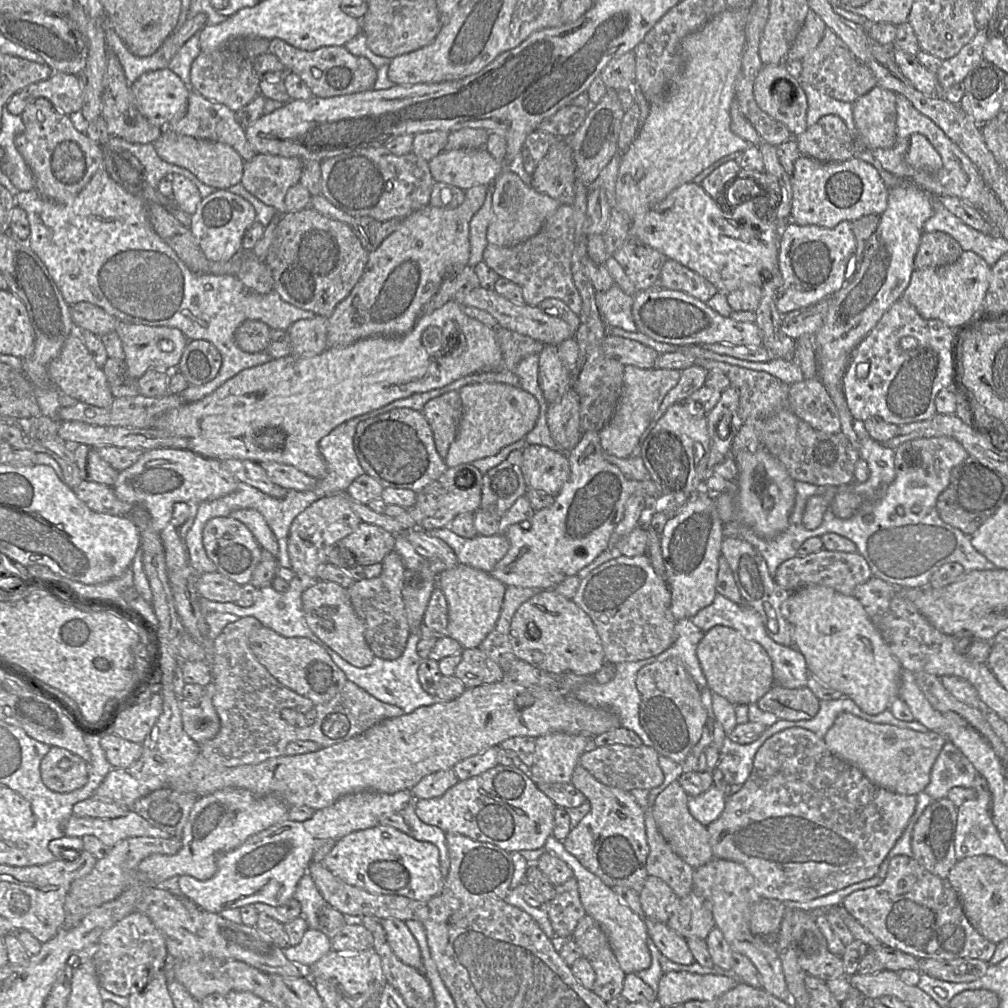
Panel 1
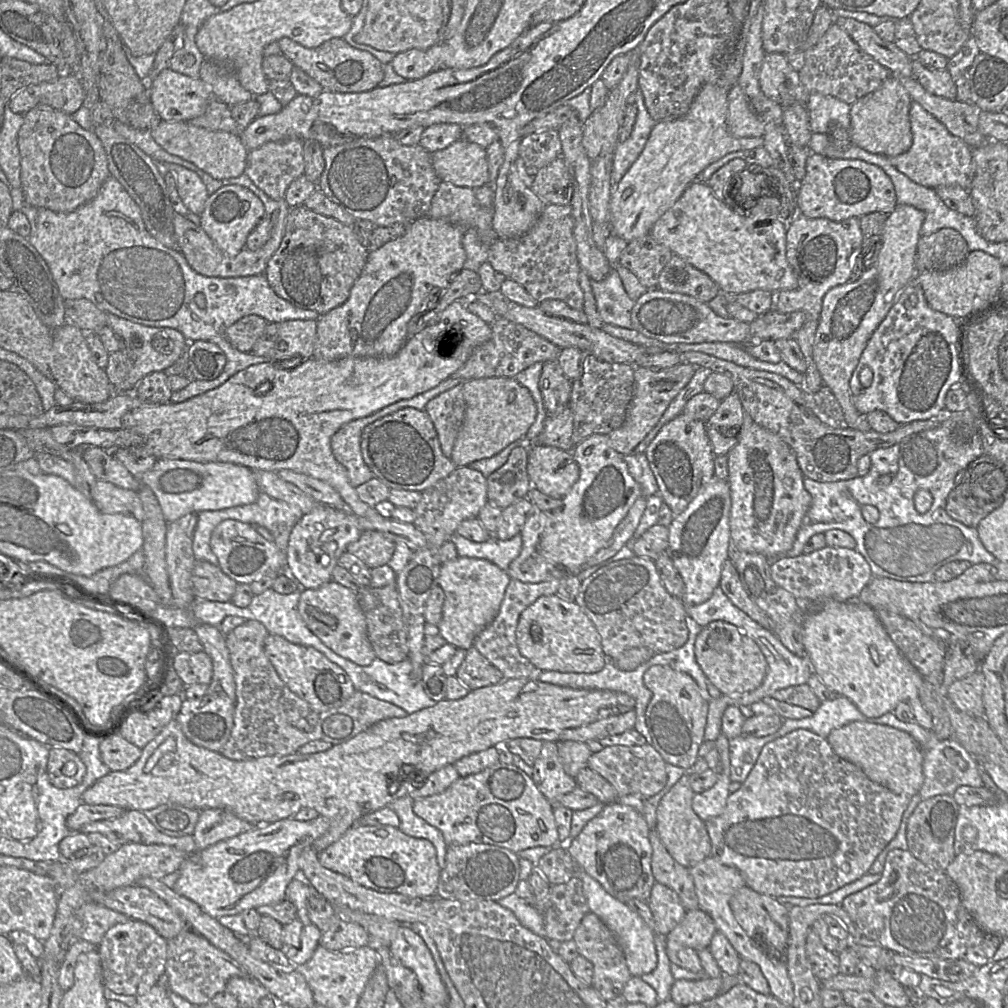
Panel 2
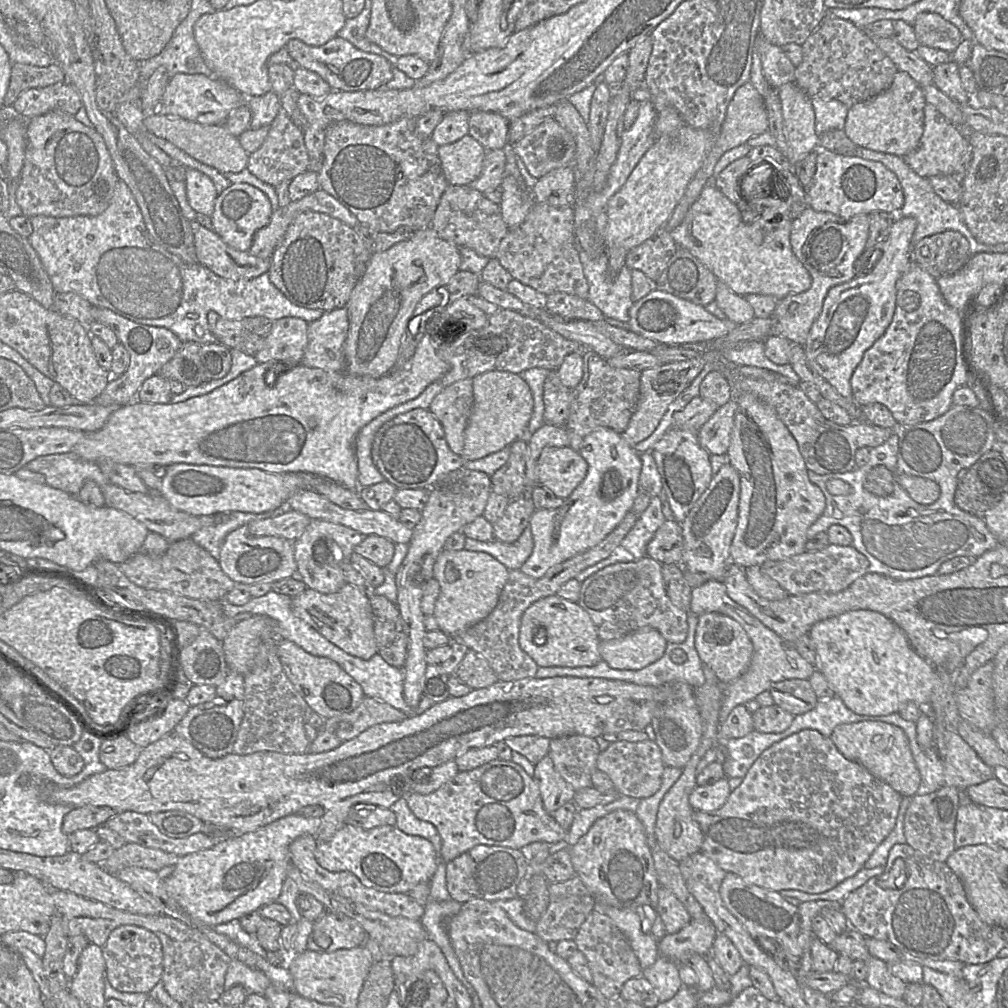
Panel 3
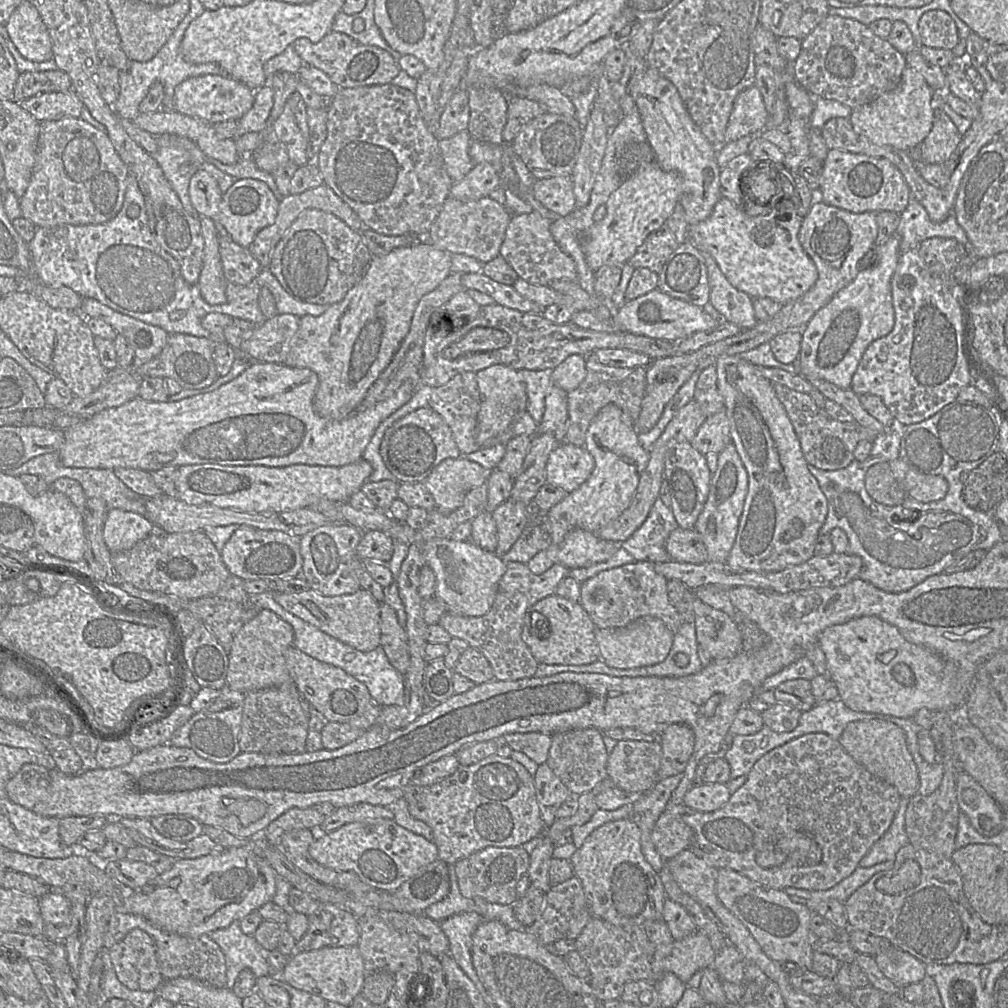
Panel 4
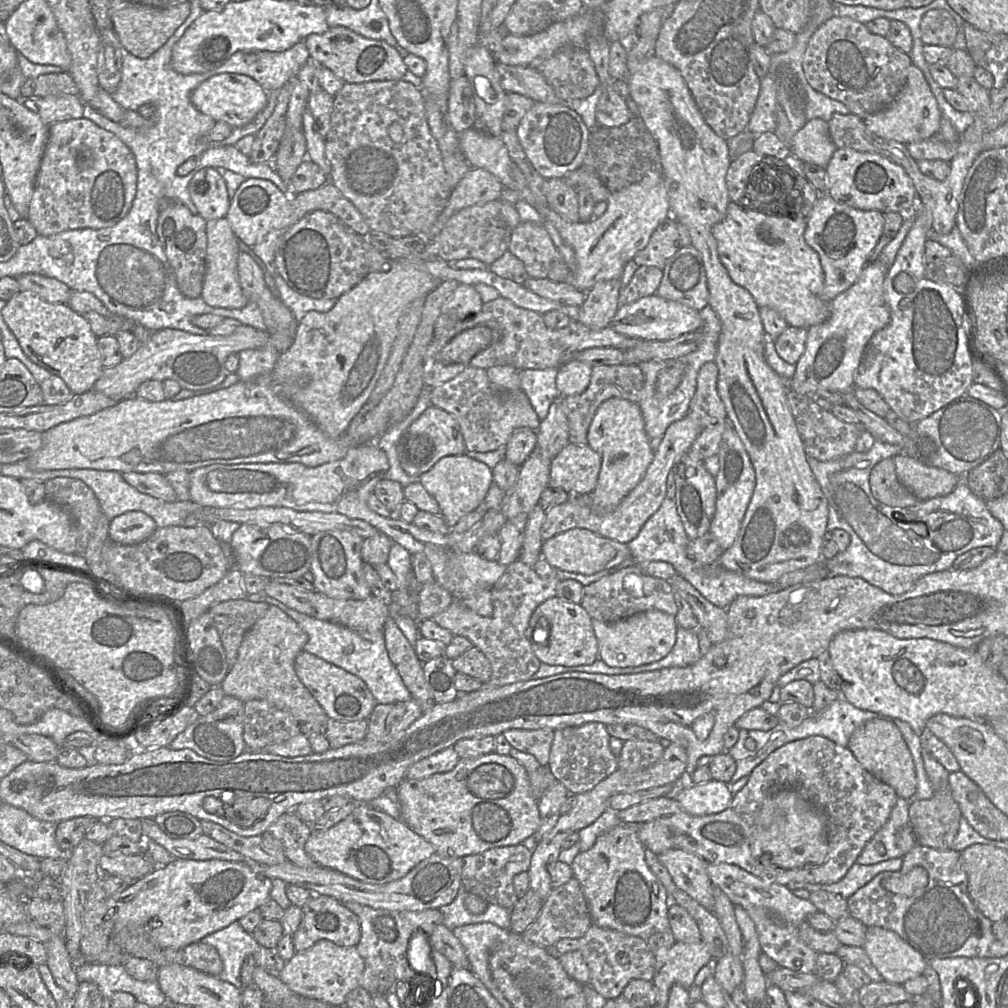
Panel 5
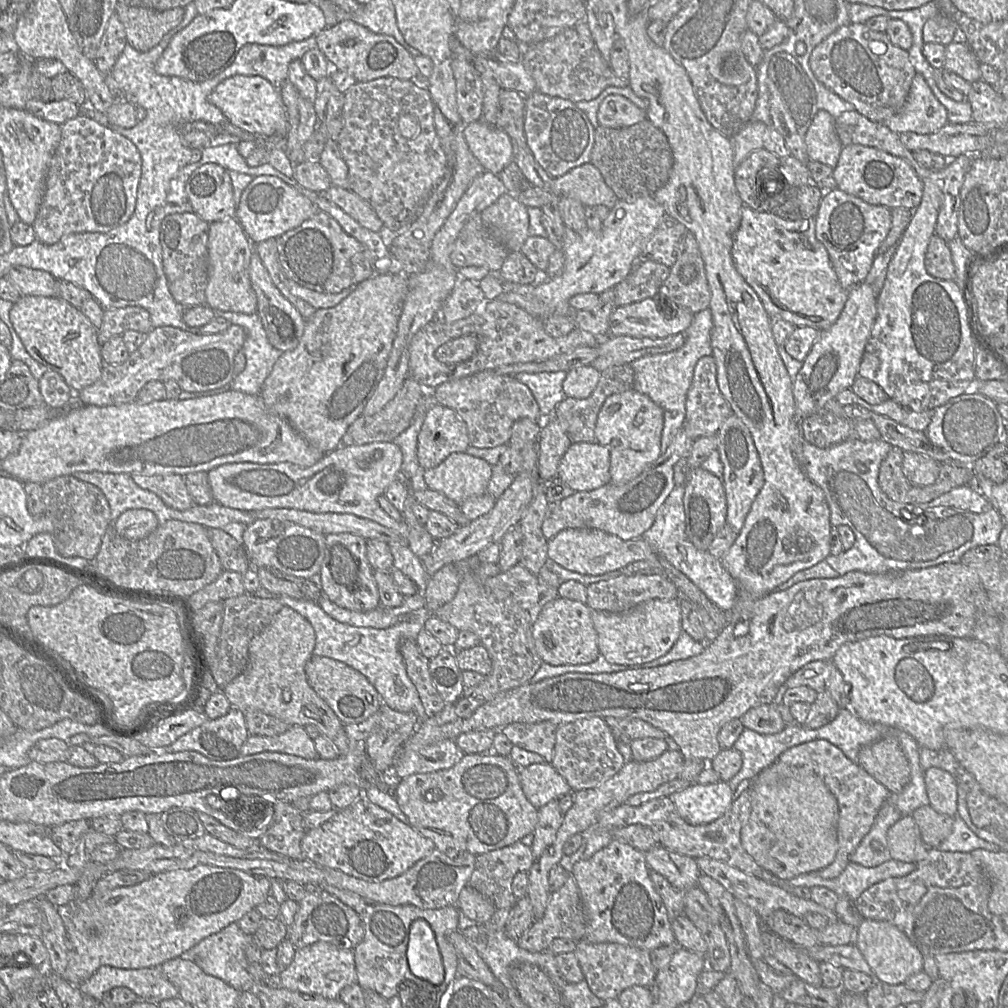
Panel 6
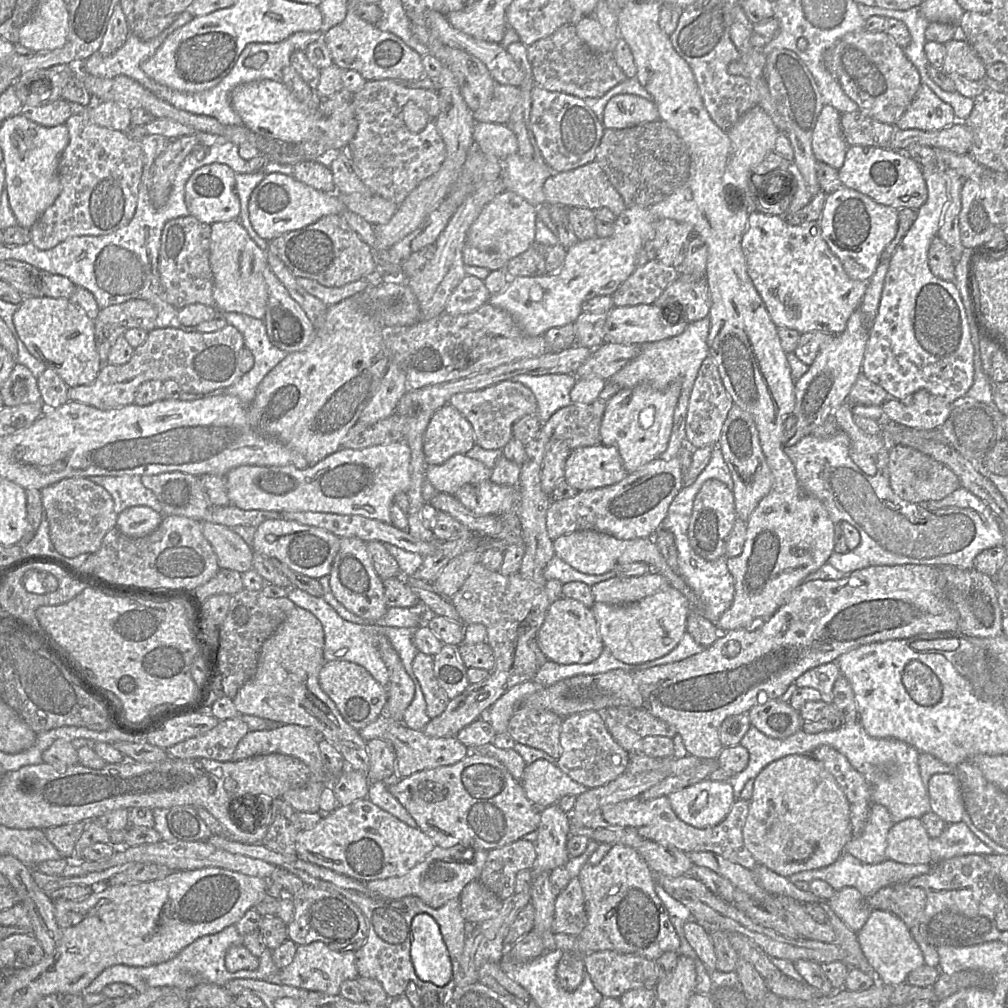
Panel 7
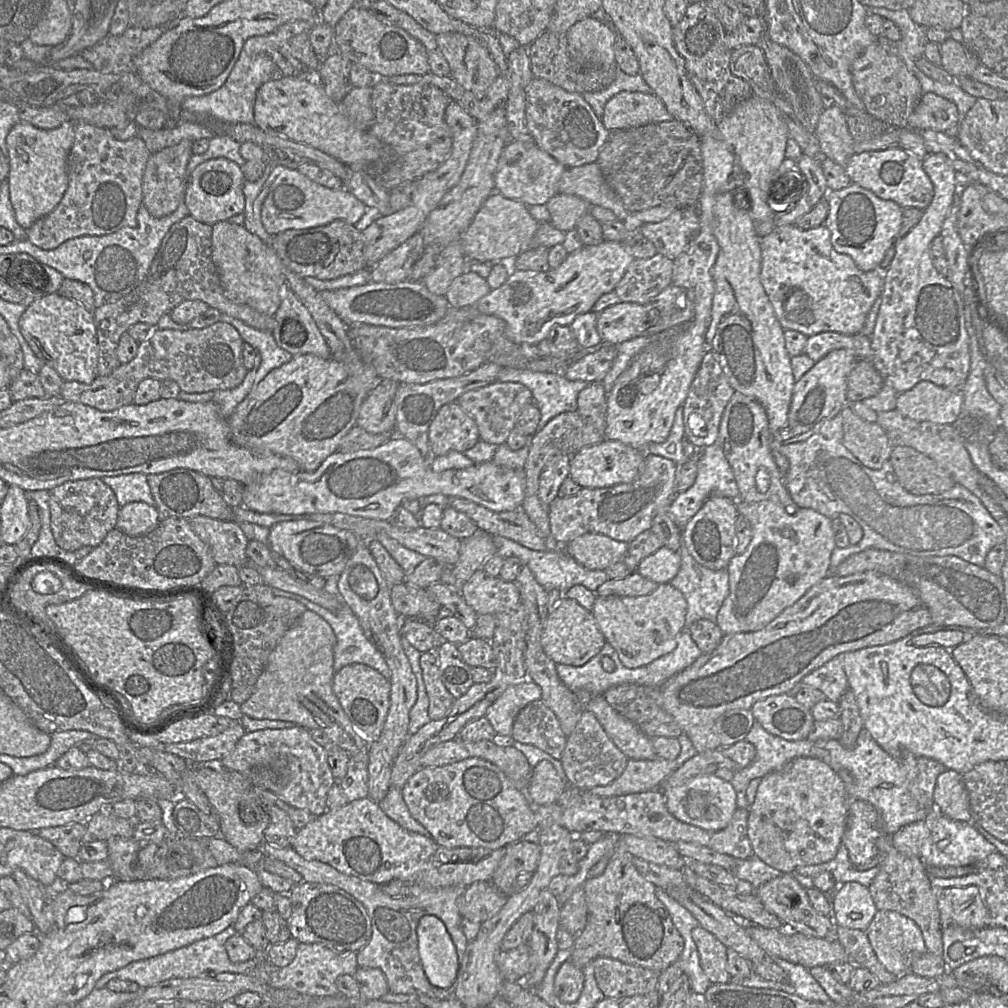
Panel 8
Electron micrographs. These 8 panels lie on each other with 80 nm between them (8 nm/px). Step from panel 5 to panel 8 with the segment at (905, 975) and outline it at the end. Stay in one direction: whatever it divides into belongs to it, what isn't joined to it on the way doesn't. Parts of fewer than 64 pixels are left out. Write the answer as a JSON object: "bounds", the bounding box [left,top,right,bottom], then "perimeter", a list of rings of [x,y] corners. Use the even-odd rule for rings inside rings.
{"bounds":[866,910,927,977],"perimeter":[[[877,910],[866,934],[878,961],[896,977],[909,972],[913,960],[927,952],[918,925],[913,920],[894,911]]]}

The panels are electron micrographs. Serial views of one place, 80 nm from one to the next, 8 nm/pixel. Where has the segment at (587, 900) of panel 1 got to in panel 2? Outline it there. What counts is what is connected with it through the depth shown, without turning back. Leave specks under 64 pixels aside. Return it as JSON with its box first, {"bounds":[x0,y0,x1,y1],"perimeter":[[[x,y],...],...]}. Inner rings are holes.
{"bounds":[576,868,657,976],"perimeter":[[[576,868],[576,876],[582,881],[583,892],[590,912],[597,915],[615,935],[623,950],[626,964],[632,976],[650,973],[657,966],[655,932],[626,903],[611,896],[603,886],[586,872]]]}

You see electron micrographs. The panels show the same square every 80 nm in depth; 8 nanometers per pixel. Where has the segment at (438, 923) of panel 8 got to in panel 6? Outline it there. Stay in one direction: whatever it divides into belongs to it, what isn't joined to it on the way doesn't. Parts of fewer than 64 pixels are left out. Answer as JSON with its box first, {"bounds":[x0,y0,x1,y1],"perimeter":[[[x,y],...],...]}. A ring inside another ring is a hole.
{"bounds":[407,919,445,986],"perimeter":[[[424,919],[415,920],[409,932],[407,961],[411,972],[435,986],[442,984],[445,970],[434,932]]]}

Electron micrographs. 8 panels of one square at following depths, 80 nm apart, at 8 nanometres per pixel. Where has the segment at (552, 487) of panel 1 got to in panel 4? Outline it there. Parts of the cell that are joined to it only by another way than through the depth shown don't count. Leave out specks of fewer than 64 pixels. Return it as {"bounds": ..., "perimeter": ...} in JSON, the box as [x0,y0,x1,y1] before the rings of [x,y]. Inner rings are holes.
{"bounds":[546,442,594,494],"perimeter":[[[562,442],[547,460],[546,483],[570,494],[589,478],[594,466],[594,458],[585,447]]]}

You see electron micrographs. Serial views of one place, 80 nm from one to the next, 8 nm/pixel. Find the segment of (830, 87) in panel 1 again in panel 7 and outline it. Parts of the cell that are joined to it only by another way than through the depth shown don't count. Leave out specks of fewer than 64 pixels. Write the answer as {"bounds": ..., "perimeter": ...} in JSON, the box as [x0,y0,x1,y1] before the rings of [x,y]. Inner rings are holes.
{"bounds":[823,28,921,125],"perimeter":[[[864,28],[847,33],[826,50],[823,60],[845,94],[857,103],[859,111],[881,123],[895,125],[921,85],[918,70],[884,31],[875,33]],[[875,43],[880,44],[879,50],[873,48]]]}

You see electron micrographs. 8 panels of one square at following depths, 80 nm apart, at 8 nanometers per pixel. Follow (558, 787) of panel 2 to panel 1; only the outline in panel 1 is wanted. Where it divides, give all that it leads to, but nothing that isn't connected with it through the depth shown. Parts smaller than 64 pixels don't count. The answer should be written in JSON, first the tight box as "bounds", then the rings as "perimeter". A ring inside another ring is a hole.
{"bounds":[529,733,591,783],"perimeter":[[[566,733],[536,738],[529,777],[534,783],[571,783],[573,771],[591,739]]]}

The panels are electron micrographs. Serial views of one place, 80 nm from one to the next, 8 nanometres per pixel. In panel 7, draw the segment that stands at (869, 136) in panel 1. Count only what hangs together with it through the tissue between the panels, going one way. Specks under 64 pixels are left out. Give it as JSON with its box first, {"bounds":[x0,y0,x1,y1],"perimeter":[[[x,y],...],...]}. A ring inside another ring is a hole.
{"bounds":[895,83,955,131],"perimeter":[[[921,83],[915,98],[895,123],[895,127],[901,130],[933,131],[951,125],[955,119],[952,106],[936,96],[927,85]]]}

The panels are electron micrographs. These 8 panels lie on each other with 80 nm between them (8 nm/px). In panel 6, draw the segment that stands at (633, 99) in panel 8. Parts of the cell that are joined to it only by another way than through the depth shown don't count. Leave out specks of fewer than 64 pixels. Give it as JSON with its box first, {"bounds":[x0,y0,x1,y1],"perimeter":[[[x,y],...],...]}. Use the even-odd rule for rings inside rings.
{"bounds":[598,94,646,128],"perimeter":[[[619,94],[607,96],[598,109],[600,125],[608,128],[625,128],[645,119],[646,111]]]}

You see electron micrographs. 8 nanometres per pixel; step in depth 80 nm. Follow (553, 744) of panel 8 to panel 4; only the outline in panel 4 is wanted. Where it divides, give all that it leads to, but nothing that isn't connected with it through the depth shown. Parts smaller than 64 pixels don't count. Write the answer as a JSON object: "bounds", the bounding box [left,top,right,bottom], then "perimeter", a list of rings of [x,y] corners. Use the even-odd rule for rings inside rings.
{"bounds":[503,733,552,765],"perimeter":[[[510,733],[503,736],[513,751],[518,751],[538,765],[547,762],[552,736],[538,733]]]}

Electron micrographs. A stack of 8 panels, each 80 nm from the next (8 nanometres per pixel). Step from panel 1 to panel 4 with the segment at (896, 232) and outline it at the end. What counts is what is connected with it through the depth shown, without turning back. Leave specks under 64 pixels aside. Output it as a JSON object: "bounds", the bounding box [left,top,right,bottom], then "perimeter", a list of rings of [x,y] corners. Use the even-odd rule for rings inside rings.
{"bounds":[798,233,900,389],"perimeter":[[[894,233],[876,248],[869,268],[861,269],[850,284],[814,314],[802,331],[798,374],[806,379],[824,379],[841,389],[851,388],[852,376],[866,348],[893,328],[891,279],[900,256],[899,236]]]}

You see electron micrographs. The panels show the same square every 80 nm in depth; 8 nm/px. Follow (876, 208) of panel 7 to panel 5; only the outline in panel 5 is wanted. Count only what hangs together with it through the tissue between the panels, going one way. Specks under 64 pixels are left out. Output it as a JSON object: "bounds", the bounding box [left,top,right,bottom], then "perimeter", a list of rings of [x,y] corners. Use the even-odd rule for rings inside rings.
{"bounds":[804,193,883,302],"perimeter":[[[827,193],[819,194],[808,218],[804,239],[817,252],[824,272],[822,300],[831,302],[857,281],[882,234],[883,225],[883,213],[878,210],[859,210],[835,201]]]}

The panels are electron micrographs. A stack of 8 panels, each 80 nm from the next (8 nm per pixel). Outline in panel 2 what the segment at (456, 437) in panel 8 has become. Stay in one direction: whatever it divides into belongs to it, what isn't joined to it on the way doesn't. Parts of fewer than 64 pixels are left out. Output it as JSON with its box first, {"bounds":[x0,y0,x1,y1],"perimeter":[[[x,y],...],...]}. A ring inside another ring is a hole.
{"bounds":[360,407,457,492],"perimeter":[[[412,407],[400,409],[367,425],[361,434],[360,449],[374,477],[390,489],[422,492],[457,468],[442,453],[428,414]]]}

